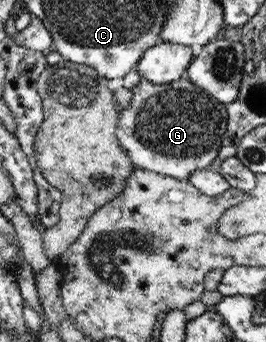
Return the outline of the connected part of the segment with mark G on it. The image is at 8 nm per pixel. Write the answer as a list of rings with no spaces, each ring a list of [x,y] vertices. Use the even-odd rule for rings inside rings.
[[[142,77],[131,90],[133,99],[122,111],[121,147],[134,156],[134,166],[178,180],[189,180],[193,172],[206,168],[220,156],[222,134],[226,132],[226,108],[189,79],[154,84]]]

